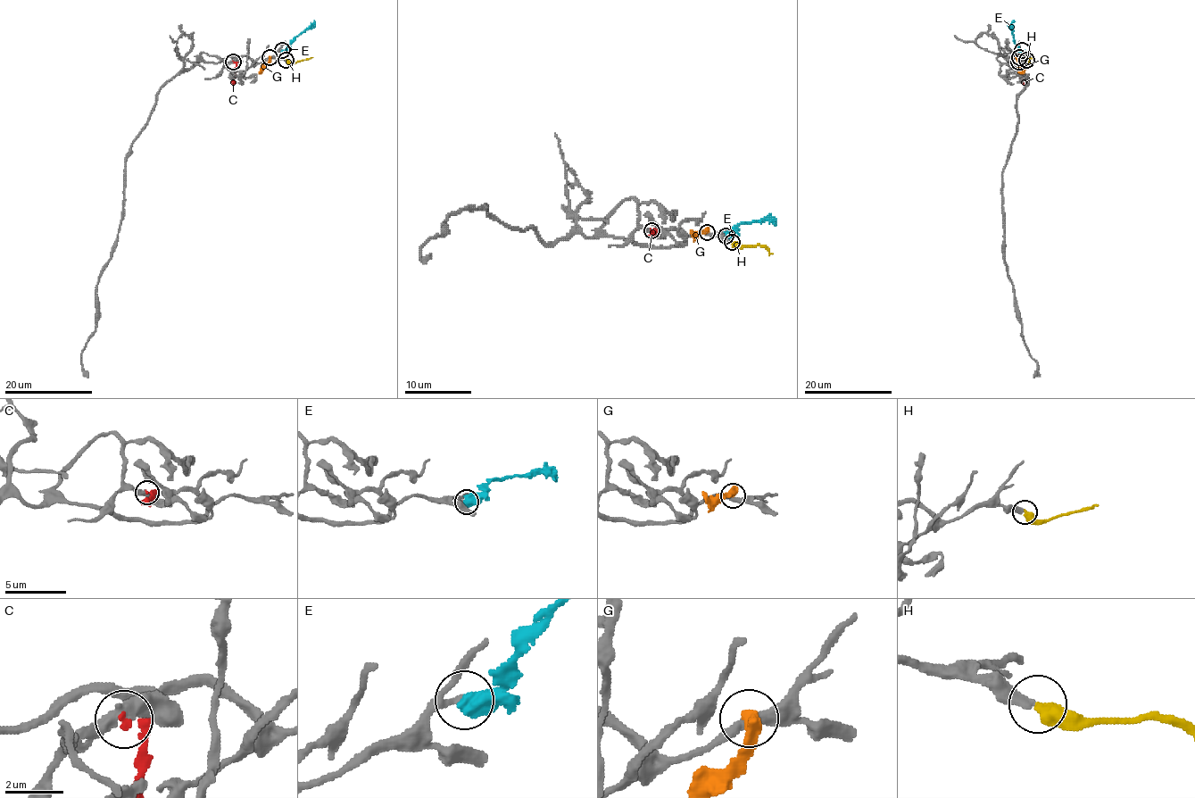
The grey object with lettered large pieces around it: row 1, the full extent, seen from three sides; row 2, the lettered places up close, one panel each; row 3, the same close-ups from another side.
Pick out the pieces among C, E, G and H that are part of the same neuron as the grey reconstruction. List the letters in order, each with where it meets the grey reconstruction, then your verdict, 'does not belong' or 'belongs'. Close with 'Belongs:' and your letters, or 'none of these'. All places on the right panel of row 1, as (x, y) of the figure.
C: meets grey at (1018, 62); does not belong
E: meets grey at (1022, 50); does not belong
G: meets grey at (1019, 57); does not belong
H: meets grey at (1026, 60); belongs
Belongs: H

